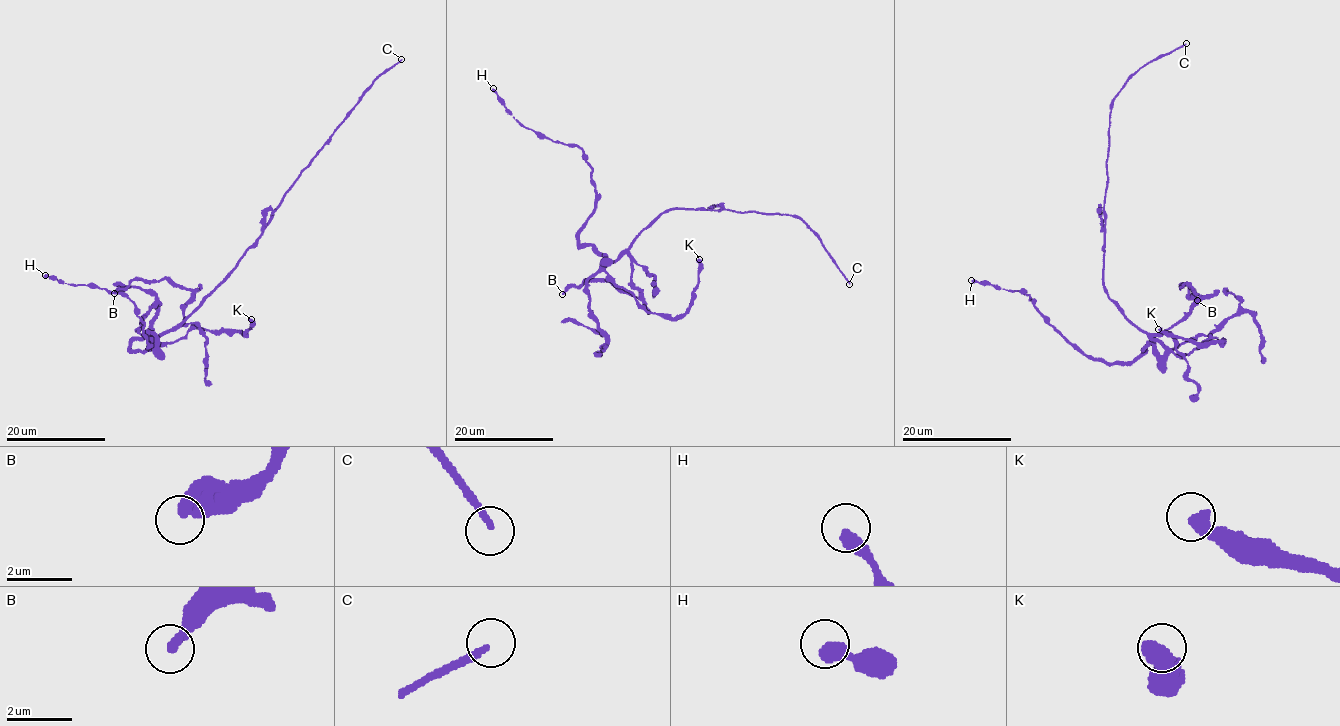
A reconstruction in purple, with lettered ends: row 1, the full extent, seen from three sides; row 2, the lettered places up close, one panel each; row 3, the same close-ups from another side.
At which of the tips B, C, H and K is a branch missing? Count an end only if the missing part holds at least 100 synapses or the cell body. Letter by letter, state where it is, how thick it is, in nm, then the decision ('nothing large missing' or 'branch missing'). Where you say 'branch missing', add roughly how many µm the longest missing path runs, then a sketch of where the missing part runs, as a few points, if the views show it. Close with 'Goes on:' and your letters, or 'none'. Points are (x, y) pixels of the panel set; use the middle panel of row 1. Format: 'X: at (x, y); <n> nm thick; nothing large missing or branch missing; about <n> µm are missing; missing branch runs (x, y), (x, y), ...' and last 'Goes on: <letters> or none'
B: at (562, 294); 320 nm thick; nothing large missing
C: at (849, 284); 180 nm thick; branch missing; about 250 µm are missing
H: at (493, 88); 440 nm thick; nothing large missing
K: at (699, 259); 550 nm thick; nothing large missing
Goes on: C

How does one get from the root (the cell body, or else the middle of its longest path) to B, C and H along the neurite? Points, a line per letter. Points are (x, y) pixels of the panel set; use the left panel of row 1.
B: (199, 304), (180, 323), (183, 307), (192, 292), (173, 286), (164, 278), (133, 280), (114, 293)
C: (199, 304), (255, 241), (285, 191), (359, 98), (385, 70), (401, 59)
H: (199, 304), (155, 343), (147, 334), (132, 349), (143, 351), (147, 336), (127, 297), (45, 275)

